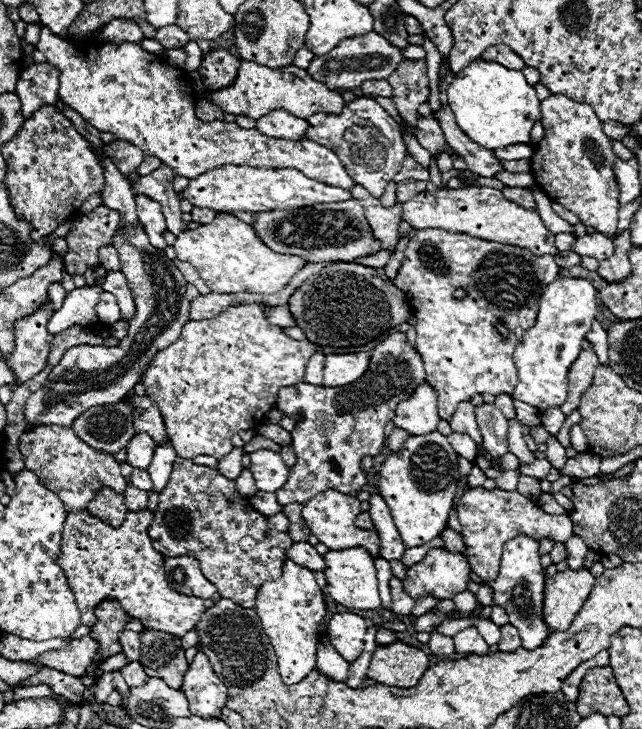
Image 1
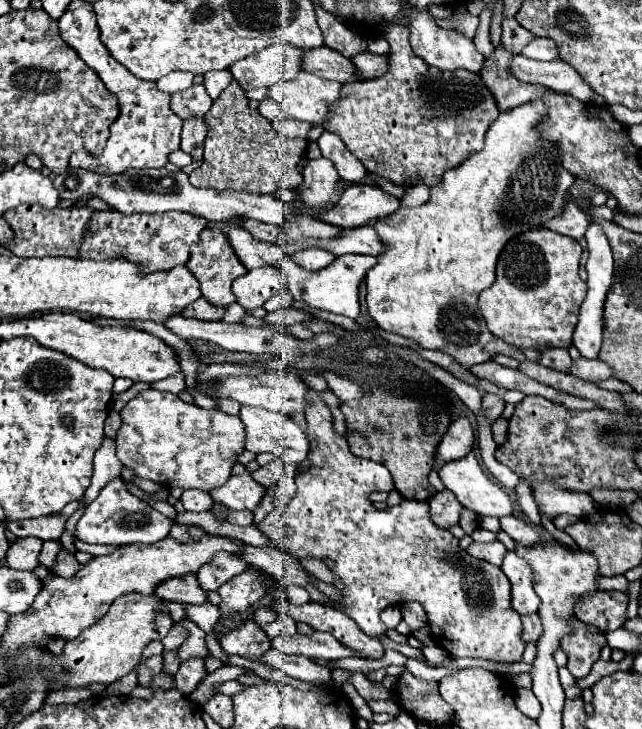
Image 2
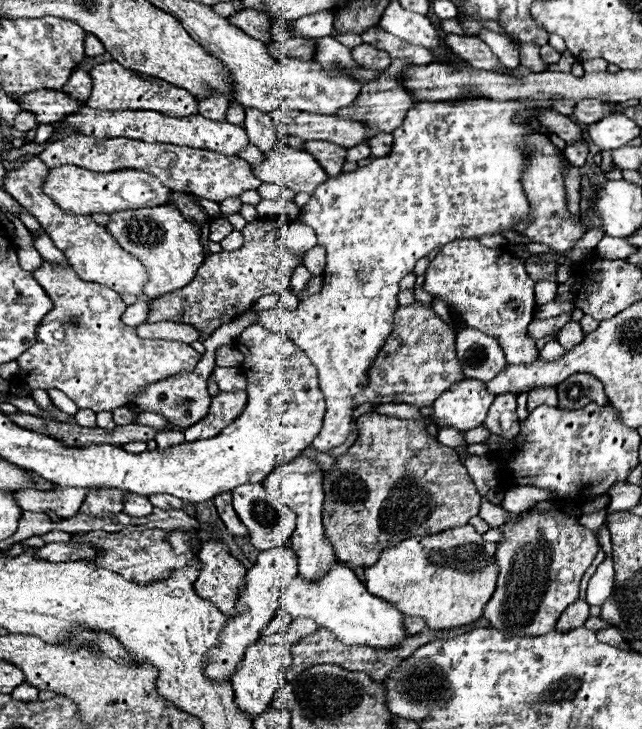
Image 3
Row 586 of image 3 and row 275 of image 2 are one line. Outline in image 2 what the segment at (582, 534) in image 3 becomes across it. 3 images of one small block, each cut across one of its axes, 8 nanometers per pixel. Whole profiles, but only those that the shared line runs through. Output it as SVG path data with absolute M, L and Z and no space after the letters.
M538 228L514 236L498 256L496 282L478 296L488 330L518 348L546 348L572 344L586 282L578 276L582 248L574 238Z

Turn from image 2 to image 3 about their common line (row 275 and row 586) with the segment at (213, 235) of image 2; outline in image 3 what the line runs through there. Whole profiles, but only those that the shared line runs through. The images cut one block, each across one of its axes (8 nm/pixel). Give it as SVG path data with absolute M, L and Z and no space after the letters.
M210 540L210 542L204 542L200 552L200 570L198 570L198 578L194 582L194 590L200 598L204 600L210 600L216 604L216 608L226 614L228 618L236 616L236 600L240 598L240 590L244 588L244 574L246 574L246 568L230 556L230 550L224 542L220 540Z

